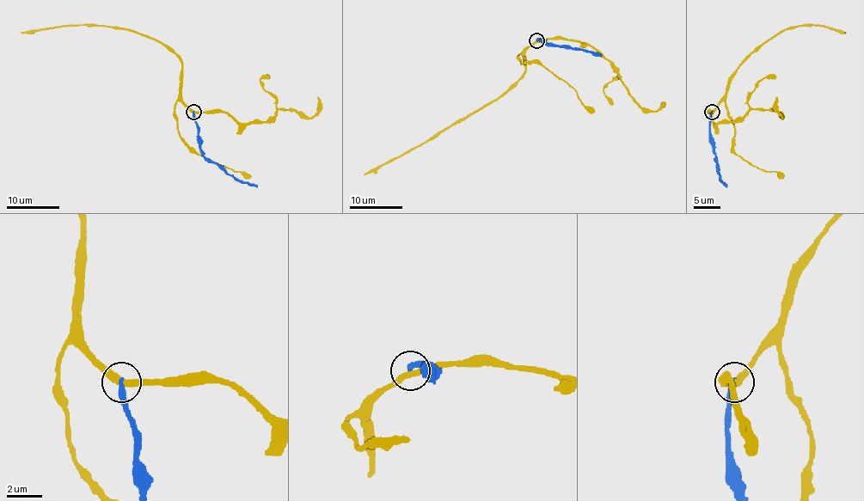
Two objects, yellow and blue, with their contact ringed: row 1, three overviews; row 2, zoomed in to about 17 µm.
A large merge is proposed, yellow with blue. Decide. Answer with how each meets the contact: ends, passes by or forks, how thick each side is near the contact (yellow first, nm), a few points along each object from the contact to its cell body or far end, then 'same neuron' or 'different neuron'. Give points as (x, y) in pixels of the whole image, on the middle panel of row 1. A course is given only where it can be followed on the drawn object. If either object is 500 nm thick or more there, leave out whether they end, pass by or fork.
yellow passes by | blue ends | 360/280 nm | yellow via (536, 40), (524, 52), (524, 73), (498, 97), (364, 174) | blue via (536, 40), (591, 51), (600, 56) | different neuron

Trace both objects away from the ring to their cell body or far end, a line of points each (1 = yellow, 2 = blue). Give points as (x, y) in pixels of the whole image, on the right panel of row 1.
1: (711, 113), (723, 96), (728, 77), (769, 39), (784, 28), (822, 25), (845, 31)
2: (711, 113), (710, 142), (717, 172), (727, 186)

